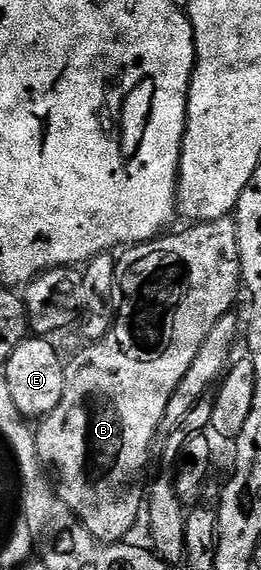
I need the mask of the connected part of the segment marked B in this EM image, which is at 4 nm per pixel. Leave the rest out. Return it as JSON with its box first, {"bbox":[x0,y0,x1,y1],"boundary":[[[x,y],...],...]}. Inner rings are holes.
{"bbox":[34,219,242,544],"boundary":[[[233,219],[203,220],[193,226],[186,227],[190,228],[184,229],[179,236],[166,234],[161,238],[155,238],[145,244],[137,245],[131,251],[134,252],[130,256],[132,267],[139,268],[142,272],[148,271],[150,264],[152,267],[158,268],[158,284],[162,288],[134,289],[123,287],[121,289],[120,296],[124,302],[119,303],[118,315],[114,318],[110,333],[106,335],[104,340],[91,343],[87,352],[78,352],[71,360],[68,360],[65,365],[64,394],[60,398],[60,406],[56,406],[56,410],[52,410],[47,416],[43,416],[36,428],[34,441],[38,447],[39,461],[47,469],[54,468],[56,475],[62,476],[62,485],[57,485],[56,488],[58,499],[64,501],[78,515],[78,521],[103,544],[116,544],[125,541],[129,537],[126,535],[133,530],[134,523],[138,520],[138,511],[141,508],[143,511],[144,508],[143,497],[142,500],[138,497],[138,492],[134,489],[134,483],[141,478],[142,471],[145,470],[146,463],[150,460],[150,447],[153,446],[154,439],[158,436],[158,427],[163,427],[166,411],[168,410],[168,402],[172,398],[176,386],[180,386],[180,378],[184,378],[185,372],[188,371],[188,366],[192,366],[192,362],[196,359],[196,353],[200,351],[200,346],[204,346],[204,338],[208,338],[209,332],[212,331],[212,326],[216,326],[216,322],[220,322],[220,318],[231,315],[233,308],[230,307],[233,306],[234,299],[238,296],[238,288],[240,292],[242,263],[240,262],[240,250],[238,249],[238,226]],[[129,307],[135,308],[134,320],[138,324],[134,324],[132,317],[126,316],[130,312]]]}

